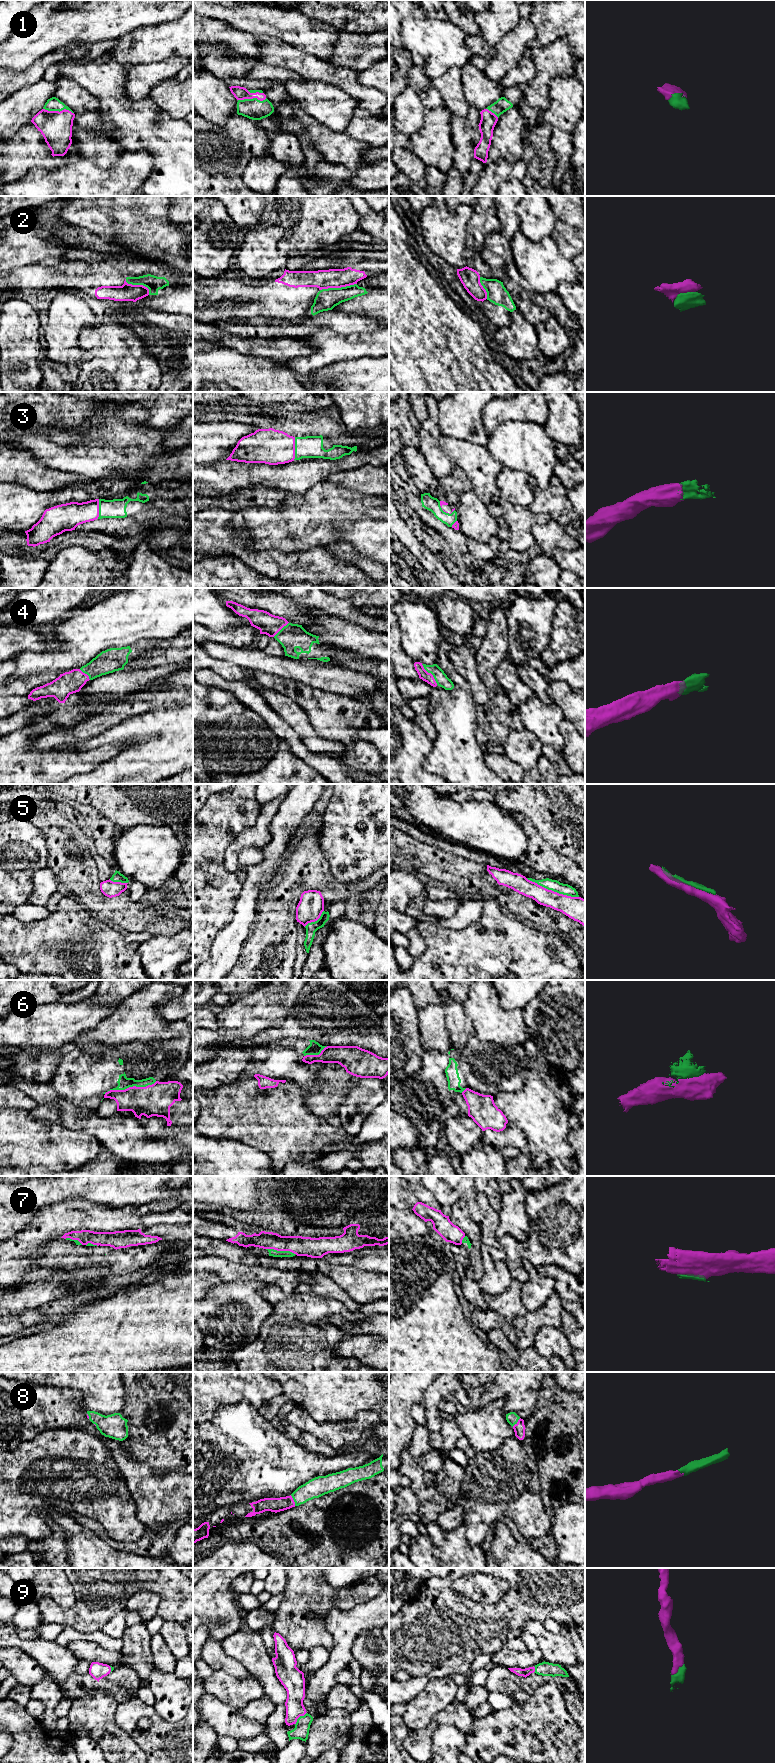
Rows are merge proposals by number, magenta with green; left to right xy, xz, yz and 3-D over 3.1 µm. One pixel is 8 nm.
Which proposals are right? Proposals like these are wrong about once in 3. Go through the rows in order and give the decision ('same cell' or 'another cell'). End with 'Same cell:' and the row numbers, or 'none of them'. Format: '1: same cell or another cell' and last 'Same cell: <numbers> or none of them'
1: same cell
2: another cell
3: same cell
4: same cell
5: another cell
6: another cell
7: another cell
8: same cell
9: same cell
Same cell: 1, 3, 4, 8, 9

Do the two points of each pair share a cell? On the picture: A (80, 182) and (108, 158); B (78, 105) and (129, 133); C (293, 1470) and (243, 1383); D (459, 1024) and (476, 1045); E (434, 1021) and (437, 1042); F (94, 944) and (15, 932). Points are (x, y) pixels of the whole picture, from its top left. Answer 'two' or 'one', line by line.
A: two
B: two
C: two
D: two
E: one
F: one

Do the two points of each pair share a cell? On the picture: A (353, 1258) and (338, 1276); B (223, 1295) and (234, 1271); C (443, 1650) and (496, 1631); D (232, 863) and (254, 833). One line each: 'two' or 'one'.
A: two
B: two
C: one
D: one

